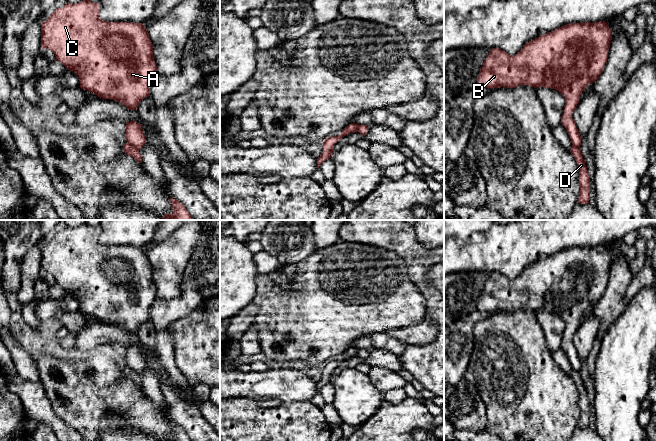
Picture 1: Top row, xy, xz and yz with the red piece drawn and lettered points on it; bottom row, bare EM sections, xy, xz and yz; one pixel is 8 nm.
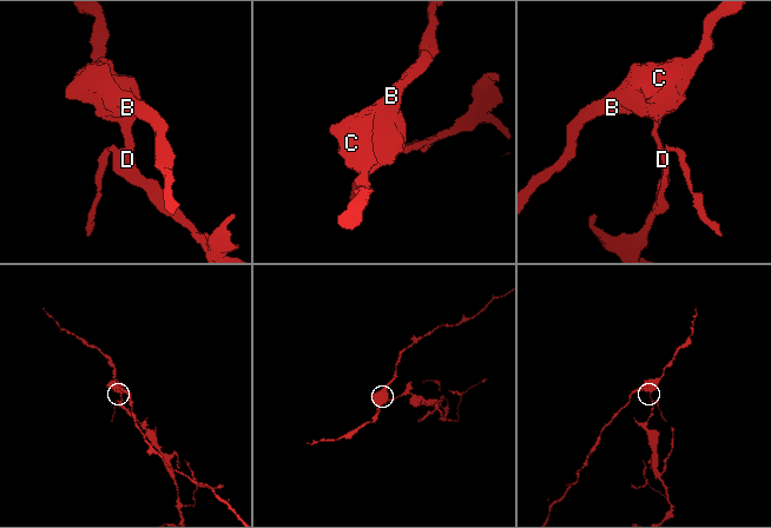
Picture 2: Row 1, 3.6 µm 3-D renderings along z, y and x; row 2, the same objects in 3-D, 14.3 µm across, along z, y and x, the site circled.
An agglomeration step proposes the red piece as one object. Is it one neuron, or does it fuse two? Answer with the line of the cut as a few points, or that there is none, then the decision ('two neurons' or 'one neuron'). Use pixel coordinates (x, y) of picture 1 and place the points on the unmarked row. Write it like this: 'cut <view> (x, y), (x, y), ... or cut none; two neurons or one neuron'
cut xy (127, 366), (138, 374); two neurons

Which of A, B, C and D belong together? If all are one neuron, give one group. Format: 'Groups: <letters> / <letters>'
Groups: A B C / D

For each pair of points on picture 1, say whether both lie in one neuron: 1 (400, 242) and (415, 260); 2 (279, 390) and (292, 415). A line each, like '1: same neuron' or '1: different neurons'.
1: same neuron
2: different neurons

